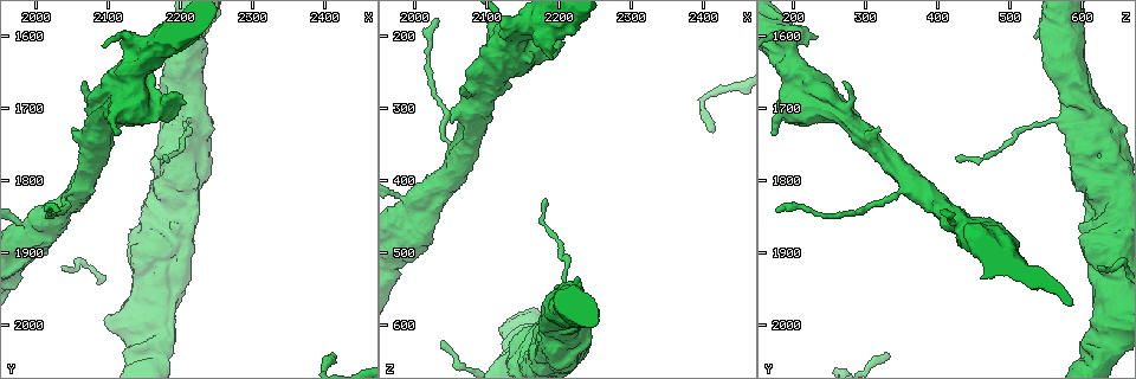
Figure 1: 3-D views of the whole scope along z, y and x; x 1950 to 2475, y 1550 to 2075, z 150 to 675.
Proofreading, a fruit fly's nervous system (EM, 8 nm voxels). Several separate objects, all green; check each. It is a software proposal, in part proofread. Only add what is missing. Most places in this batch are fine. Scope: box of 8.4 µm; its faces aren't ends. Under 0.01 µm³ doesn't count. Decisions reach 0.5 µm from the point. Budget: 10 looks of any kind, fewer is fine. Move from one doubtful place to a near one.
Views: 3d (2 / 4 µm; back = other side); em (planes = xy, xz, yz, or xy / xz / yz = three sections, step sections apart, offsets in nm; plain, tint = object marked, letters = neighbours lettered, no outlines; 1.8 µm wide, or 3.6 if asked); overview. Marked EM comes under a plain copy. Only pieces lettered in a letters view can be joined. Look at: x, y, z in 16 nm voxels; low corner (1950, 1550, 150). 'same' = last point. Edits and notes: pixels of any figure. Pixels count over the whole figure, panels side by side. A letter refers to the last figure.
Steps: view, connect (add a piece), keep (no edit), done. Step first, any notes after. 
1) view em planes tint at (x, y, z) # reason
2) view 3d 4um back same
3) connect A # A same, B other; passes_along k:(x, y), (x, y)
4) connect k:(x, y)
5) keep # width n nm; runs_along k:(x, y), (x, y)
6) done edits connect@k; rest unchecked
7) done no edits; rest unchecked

view em planes letters at (2190, 1600, 230) # thick end

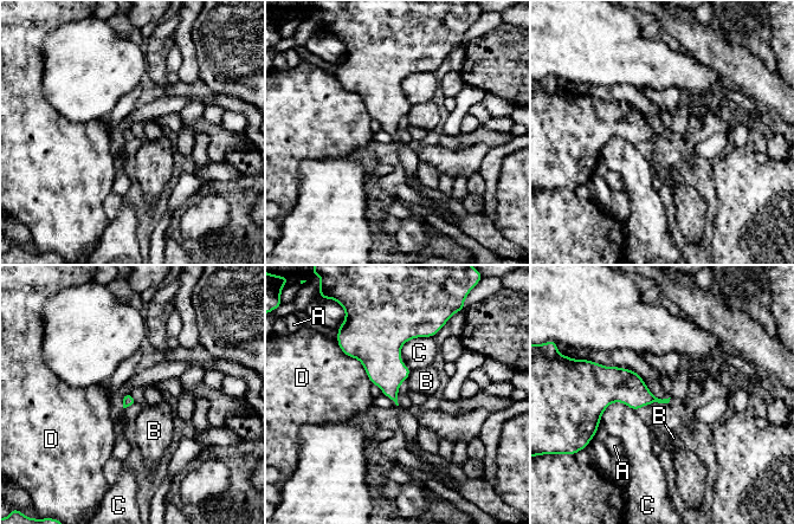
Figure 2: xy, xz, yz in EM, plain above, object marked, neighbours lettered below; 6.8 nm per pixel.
keep # A other, B other, C other, D other; no lettered piece goes on from it

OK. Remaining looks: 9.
view em planes letters at (2055, 1730, 315) # branch stops here

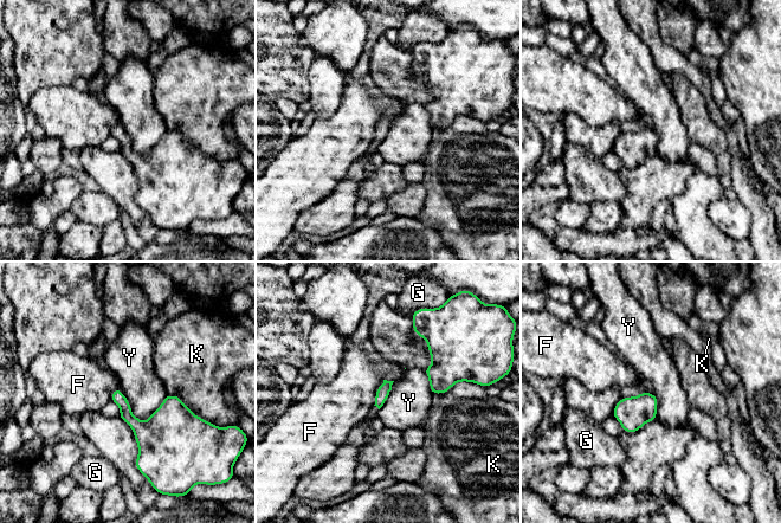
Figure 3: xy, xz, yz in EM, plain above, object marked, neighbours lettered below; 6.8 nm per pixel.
keep # F other, G other, K other, Y other; border 3:(118, 388), (141, 420), (167, 394); no lettered piece goes on from it

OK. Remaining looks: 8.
view em 3.6um xy step 8 tint at (2200, 1715, 620) # calibre changes

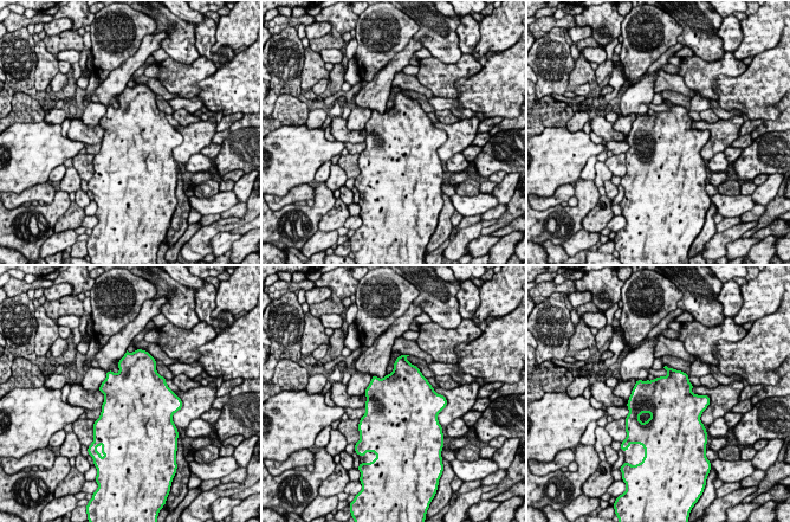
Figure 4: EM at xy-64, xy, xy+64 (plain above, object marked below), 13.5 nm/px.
view em 3.6um planes letters same # cut it another way

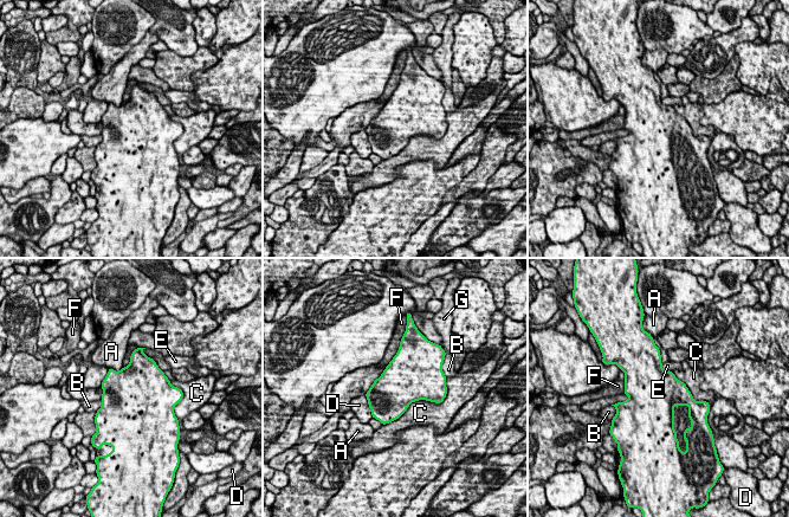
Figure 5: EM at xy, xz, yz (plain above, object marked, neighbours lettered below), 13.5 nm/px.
keep # A other, B other, C other, D other, E other, F other, G other; none of them fits

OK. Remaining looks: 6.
view 3d 2um at (2415, 2045, 335) # end of a long branch

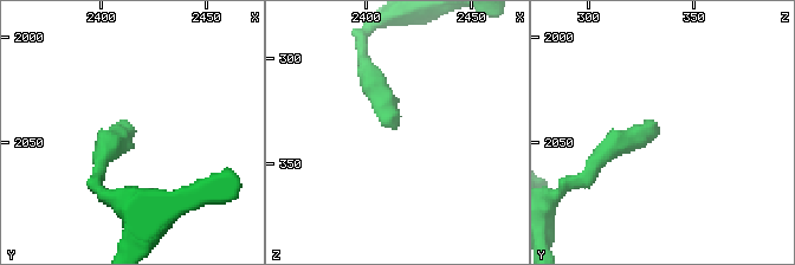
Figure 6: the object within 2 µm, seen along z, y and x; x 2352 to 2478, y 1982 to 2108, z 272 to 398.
view em planes letters at (2414, 2044, 334)

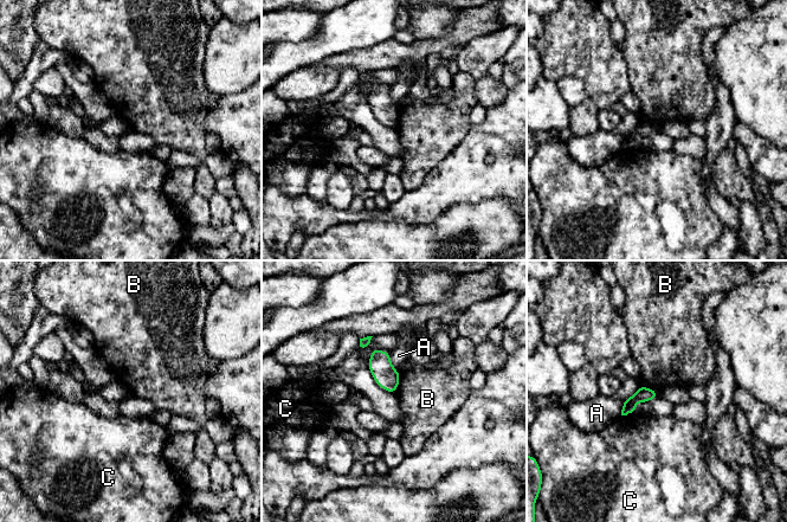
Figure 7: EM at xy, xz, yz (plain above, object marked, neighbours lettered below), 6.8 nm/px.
keep # width 110 nm; A other, B other, C other; no lettered piece goes on from it

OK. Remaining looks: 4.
done no edits; rest unchecked

